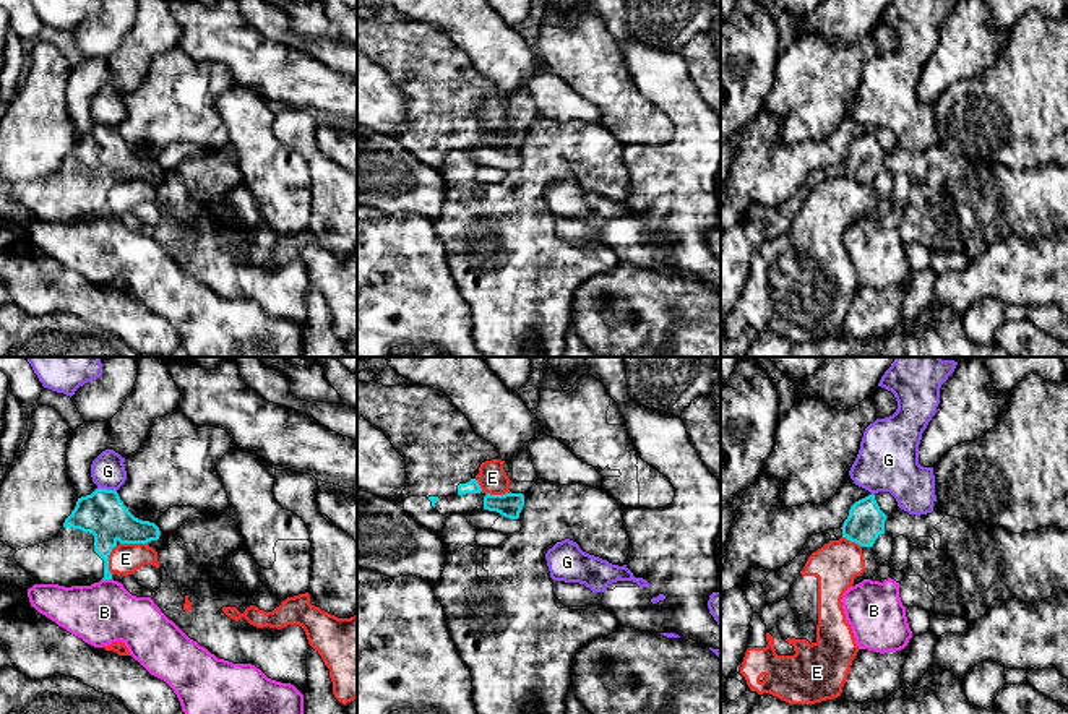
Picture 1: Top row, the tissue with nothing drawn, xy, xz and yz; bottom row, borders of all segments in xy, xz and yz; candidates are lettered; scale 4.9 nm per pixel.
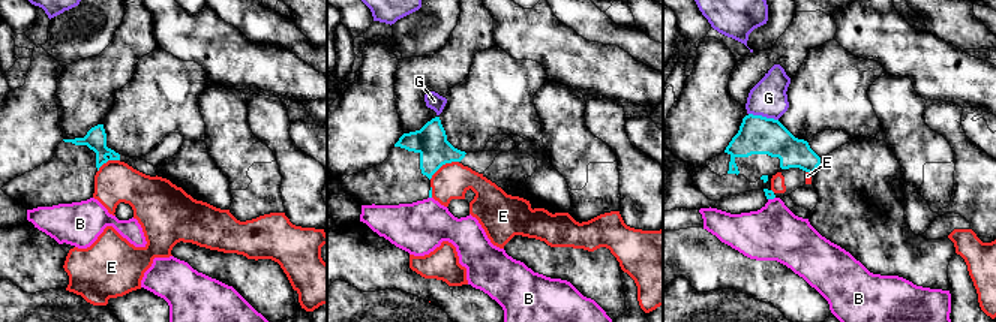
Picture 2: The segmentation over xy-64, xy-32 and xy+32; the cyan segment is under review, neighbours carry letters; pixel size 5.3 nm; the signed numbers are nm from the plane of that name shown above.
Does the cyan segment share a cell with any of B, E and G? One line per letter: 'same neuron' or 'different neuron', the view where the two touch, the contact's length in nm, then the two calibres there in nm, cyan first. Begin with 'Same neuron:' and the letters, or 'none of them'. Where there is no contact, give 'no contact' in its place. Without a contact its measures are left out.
Same neuron: none of them
B: different neuron | xy | 50 nm | 160/300 nm
E: different neuron | xy | 150 nm | 220/160 nm
G: different neuron | xy | 100 nm | 220/170 nm

